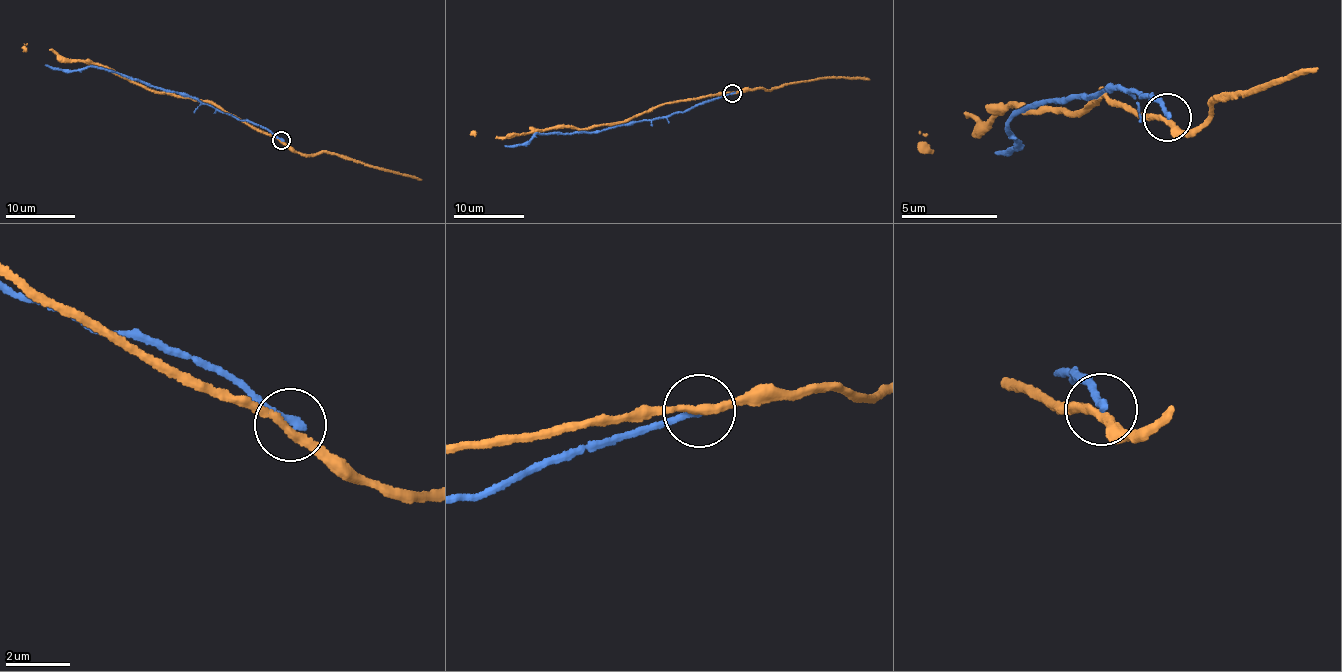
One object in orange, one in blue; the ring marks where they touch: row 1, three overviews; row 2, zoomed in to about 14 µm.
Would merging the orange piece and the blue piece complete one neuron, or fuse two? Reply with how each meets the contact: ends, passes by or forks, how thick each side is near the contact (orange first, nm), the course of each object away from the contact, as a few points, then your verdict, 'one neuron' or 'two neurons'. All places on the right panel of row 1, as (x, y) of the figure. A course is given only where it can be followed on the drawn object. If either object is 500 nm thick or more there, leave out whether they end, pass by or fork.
orange passes by | blue ends | 240/240 nm | orange via (1168, 119), (1138, 119), (1105, 92), (1062, 115), (1014, 106), (972, 128), (964, 113), (921, 132), (933, 153) | blue via (1168, 119), (1161, 102), (1149, 94), (1106, 88), (1050, 101), (1008, 118), (1015, 147), (995, 154) | two neurons

